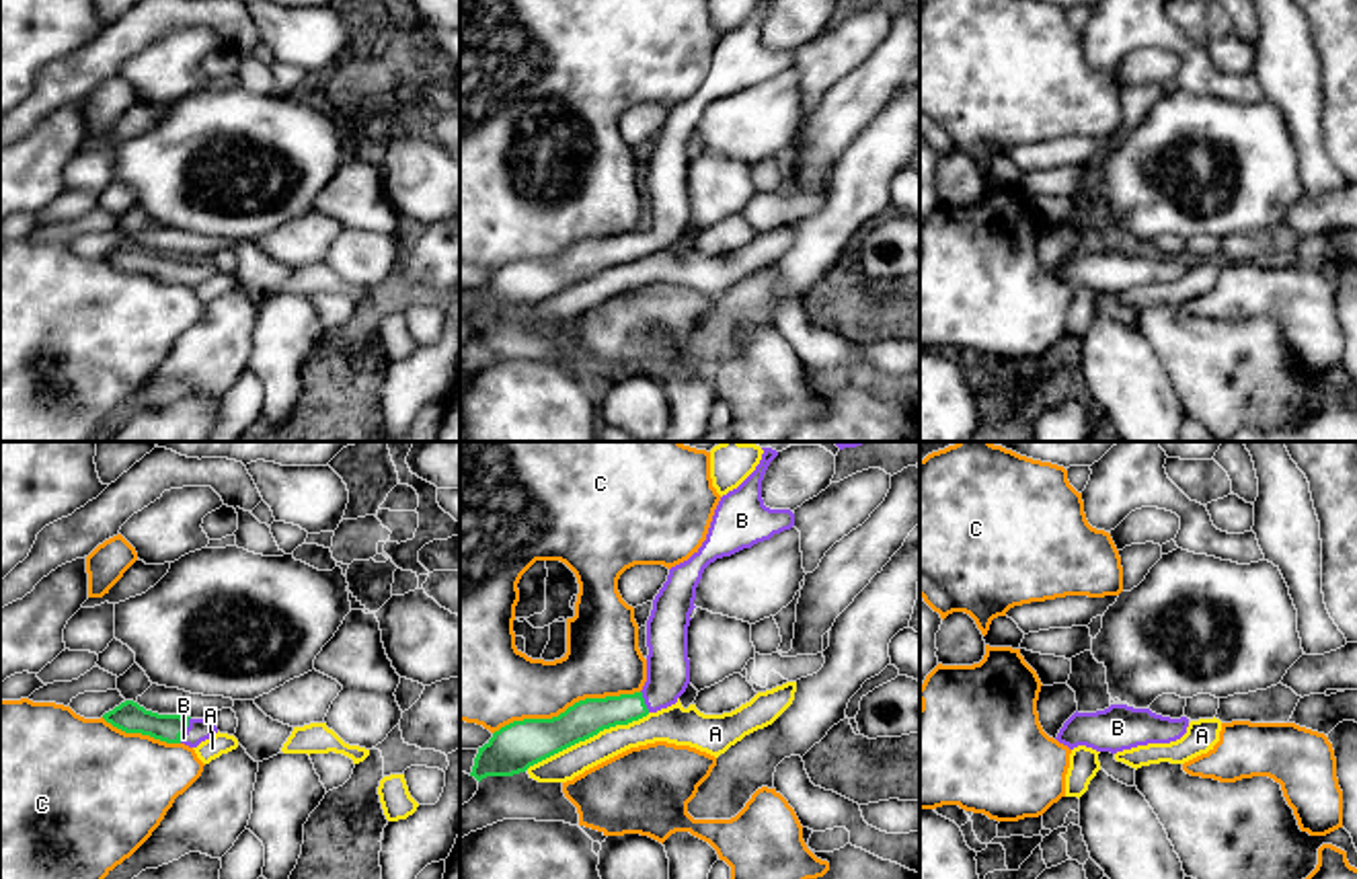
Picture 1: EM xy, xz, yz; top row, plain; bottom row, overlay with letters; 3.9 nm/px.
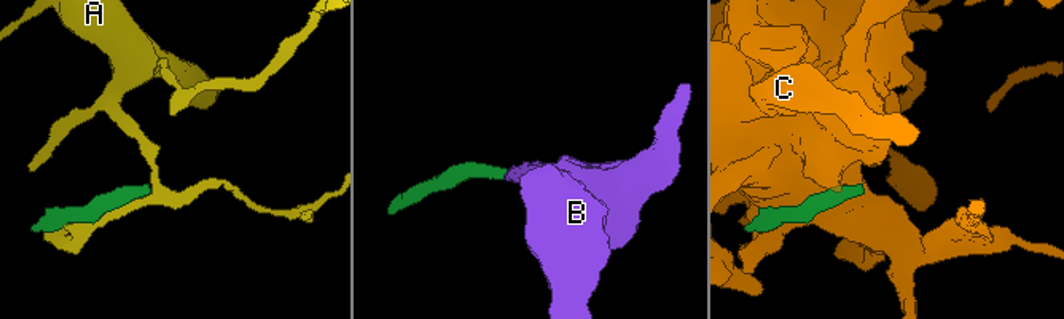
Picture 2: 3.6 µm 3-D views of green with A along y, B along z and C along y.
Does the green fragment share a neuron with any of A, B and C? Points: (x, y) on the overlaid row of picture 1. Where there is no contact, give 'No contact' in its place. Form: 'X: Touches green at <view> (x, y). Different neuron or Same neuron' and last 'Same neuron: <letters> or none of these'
A: Touches green at xz (588, 738). Different neuron
B: Touches green at xy (183, 730). Same neuron
C: Touches green at xz (567, 709). Different neuron
Same neuron: B

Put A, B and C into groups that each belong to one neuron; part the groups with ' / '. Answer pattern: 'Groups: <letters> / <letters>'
Groups: A / B / C

